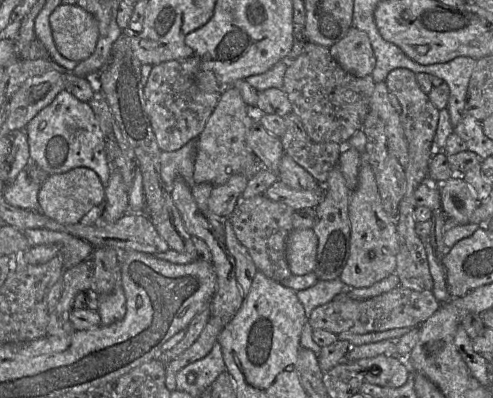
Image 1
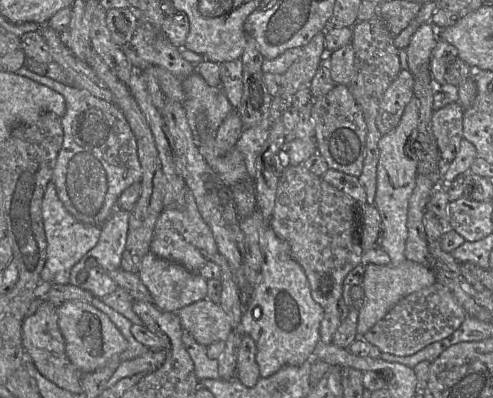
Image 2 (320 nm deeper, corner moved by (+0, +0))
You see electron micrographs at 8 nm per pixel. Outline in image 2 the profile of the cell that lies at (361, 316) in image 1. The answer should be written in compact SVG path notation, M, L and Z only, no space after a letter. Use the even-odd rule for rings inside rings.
M435 283L401 299L391 310L368 330L361 339L396 356L410 356L426 346L453 334L465 321L467 313L452 292Z

